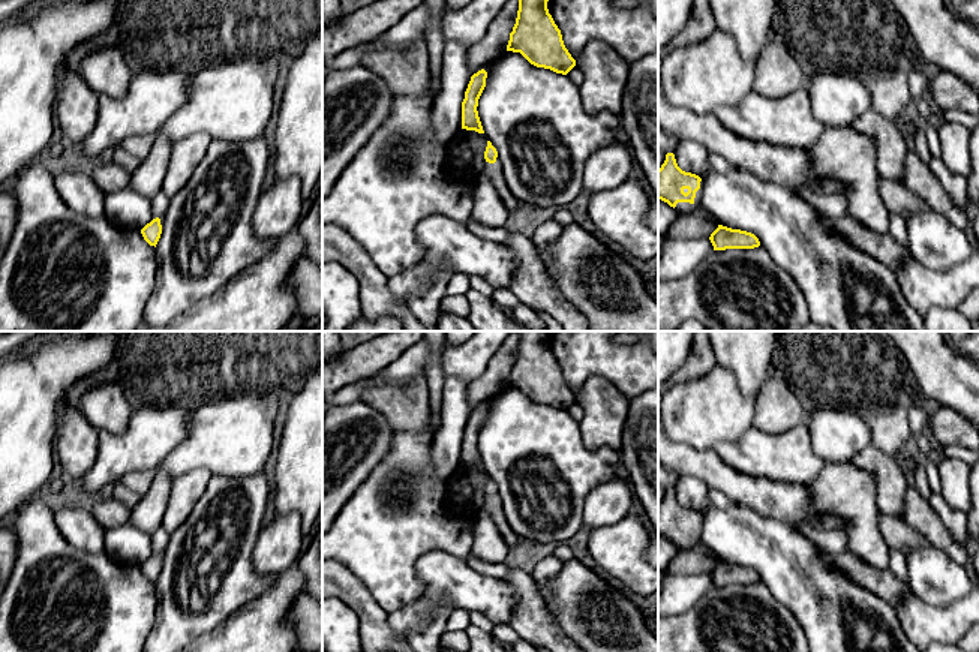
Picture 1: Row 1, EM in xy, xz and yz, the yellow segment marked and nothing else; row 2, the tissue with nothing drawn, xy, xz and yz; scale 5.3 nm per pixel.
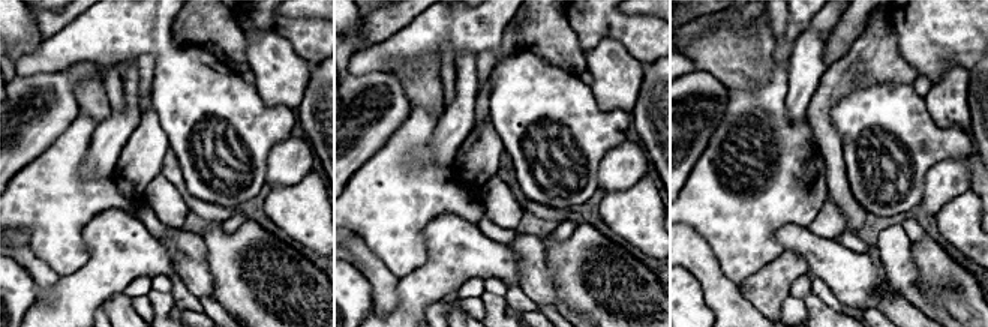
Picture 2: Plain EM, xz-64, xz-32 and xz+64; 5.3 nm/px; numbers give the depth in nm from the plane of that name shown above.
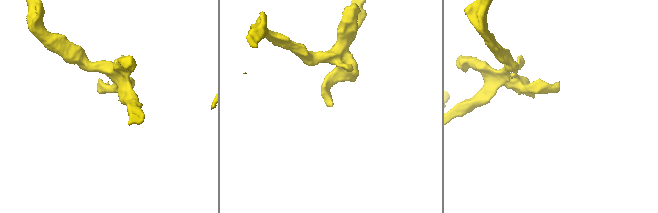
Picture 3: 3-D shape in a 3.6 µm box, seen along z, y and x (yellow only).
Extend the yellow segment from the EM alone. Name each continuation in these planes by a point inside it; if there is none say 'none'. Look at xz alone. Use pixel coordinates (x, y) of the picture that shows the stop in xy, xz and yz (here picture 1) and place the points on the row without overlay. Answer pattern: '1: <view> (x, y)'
1: xz (493, 508)

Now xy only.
1: xy (159, 546)

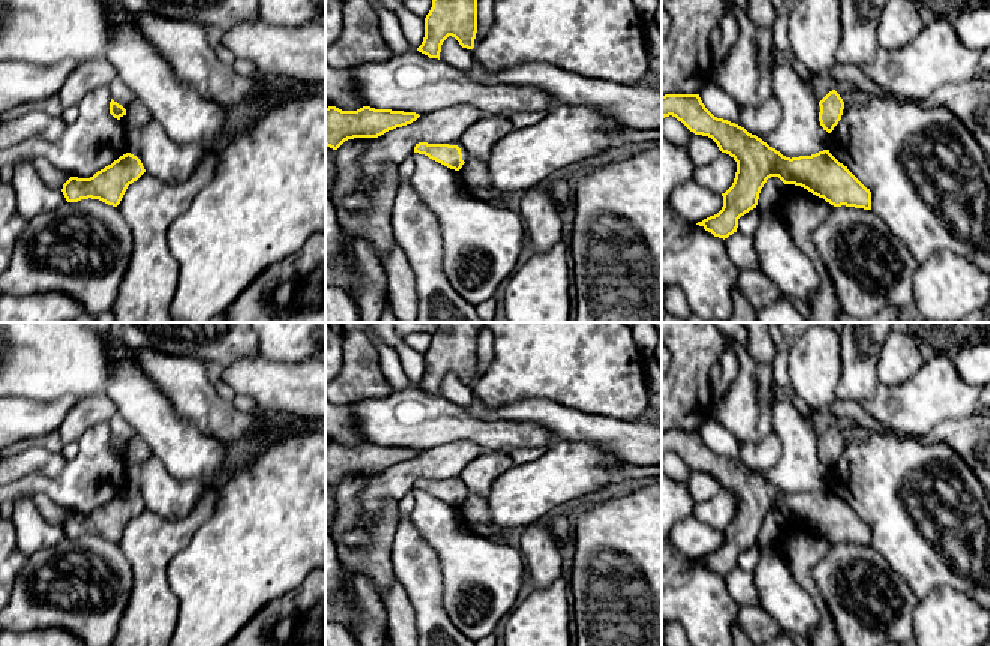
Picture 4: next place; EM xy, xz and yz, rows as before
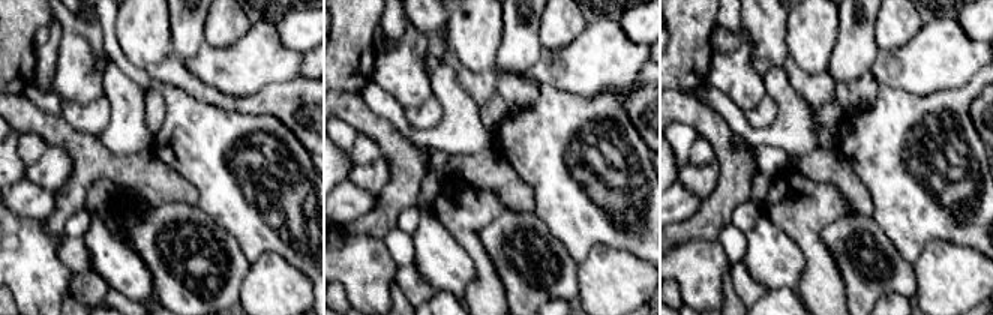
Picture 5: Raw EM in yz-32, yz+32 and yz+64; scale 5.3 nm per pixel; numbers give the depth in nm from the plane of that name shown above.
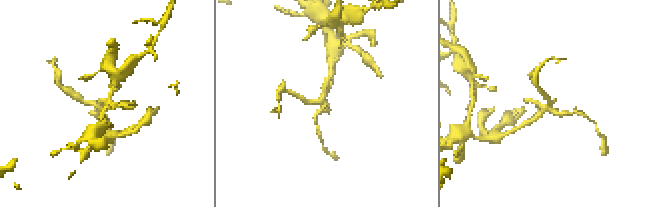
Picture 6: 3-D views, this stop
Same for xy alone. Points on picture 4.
none

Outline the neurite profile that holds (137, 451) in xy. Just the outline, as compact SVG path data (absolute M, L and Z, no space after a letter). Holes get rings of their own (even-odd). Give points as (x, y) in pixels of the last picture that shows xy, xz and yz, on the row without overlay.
M136 433L126 444L124 462L126 463L142 463L150 456L153 456L152 450L142 441L142 438Z

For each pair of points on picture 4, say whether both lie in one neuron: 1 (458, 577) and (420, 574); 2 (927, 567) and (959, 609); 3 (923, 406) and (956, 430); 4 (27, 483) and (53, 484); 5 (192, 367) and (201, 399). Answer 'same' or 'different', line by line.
1: different
2: different
3: different
4: same
5: same

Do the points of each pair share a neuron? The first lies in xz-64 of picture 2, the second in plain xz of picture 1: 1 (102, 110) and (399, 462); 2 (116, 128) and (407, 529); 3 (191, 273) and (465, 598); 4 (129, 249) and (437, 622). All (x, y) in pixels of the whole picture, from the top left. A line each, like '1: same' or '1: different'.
1: different
2: different
3: different
4: different

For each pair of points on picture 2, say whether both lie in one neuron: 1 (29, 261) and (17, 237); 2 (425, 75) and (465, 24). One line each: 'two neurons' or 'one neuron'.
1: two neurons
2: two neurons

